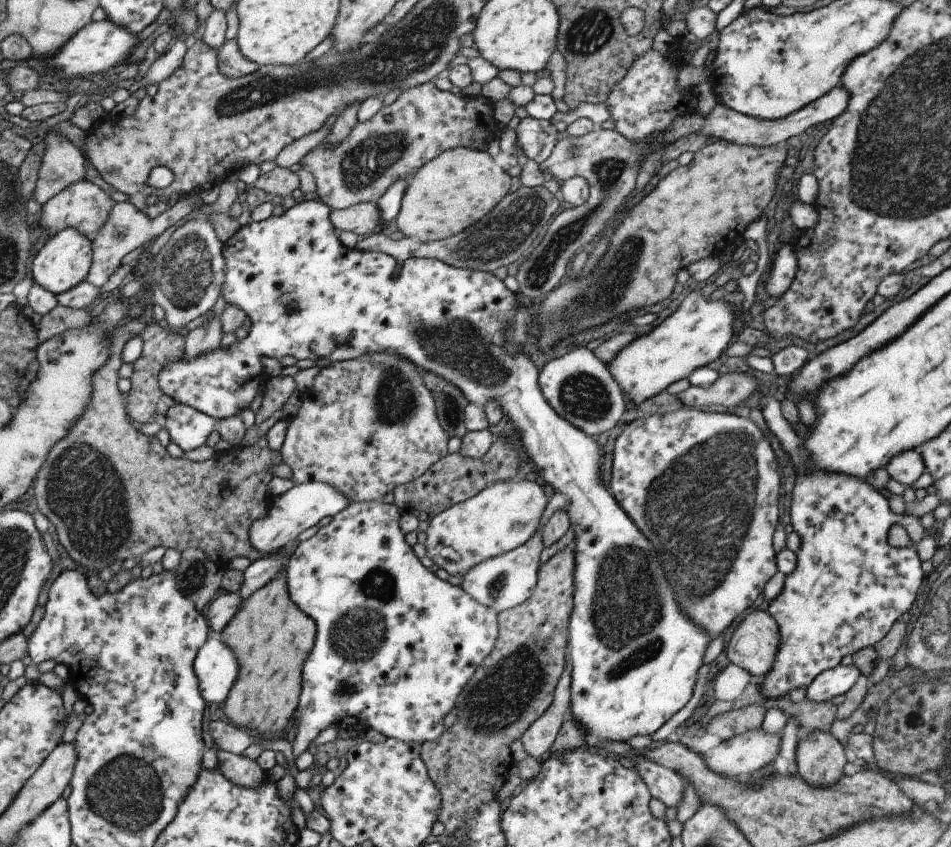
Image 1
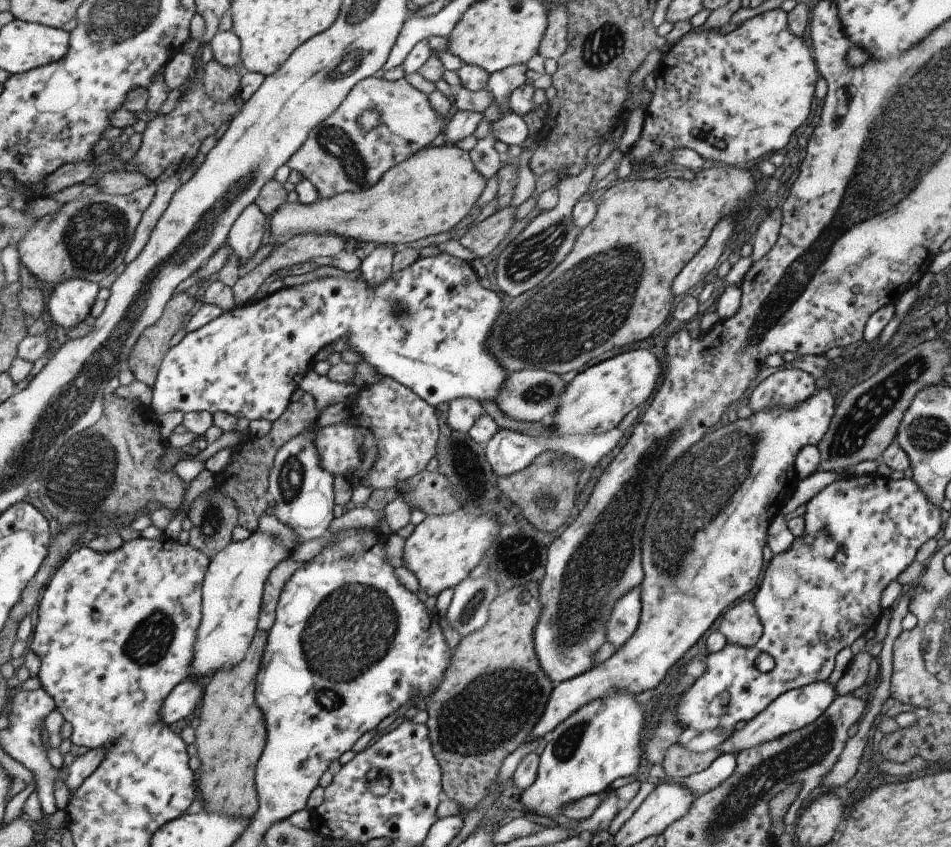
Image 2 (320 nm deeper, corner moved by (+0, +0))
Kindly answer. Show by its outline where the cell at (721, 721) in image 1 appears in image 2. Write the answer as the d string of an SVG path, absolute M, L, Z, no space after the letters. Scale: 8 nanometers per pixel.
M673 743L664 753L662 768L668 778L676 779L705 770L709 763L719 756L717 750L706 750L694 753L683 749L680 744Z

